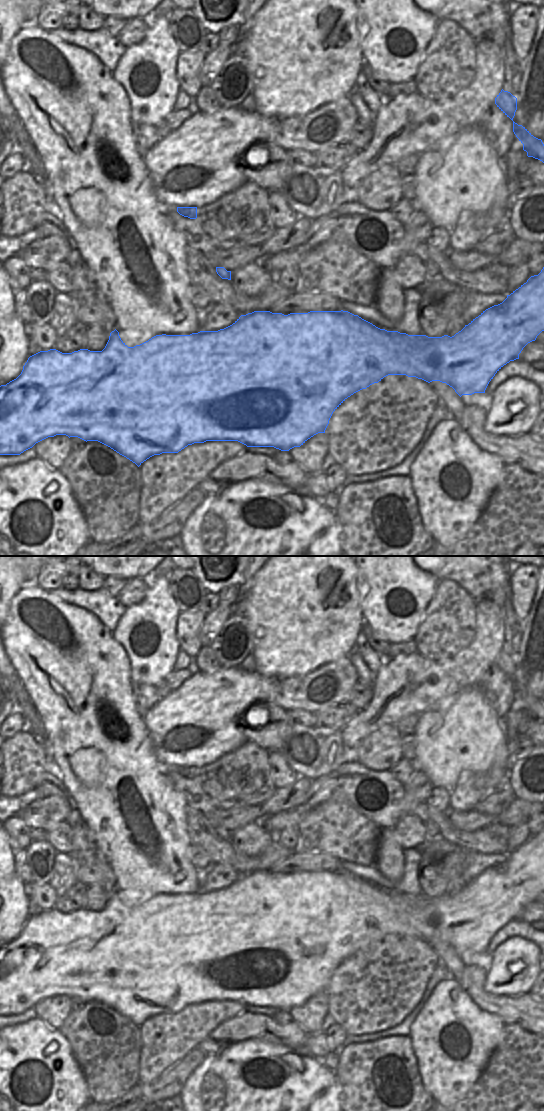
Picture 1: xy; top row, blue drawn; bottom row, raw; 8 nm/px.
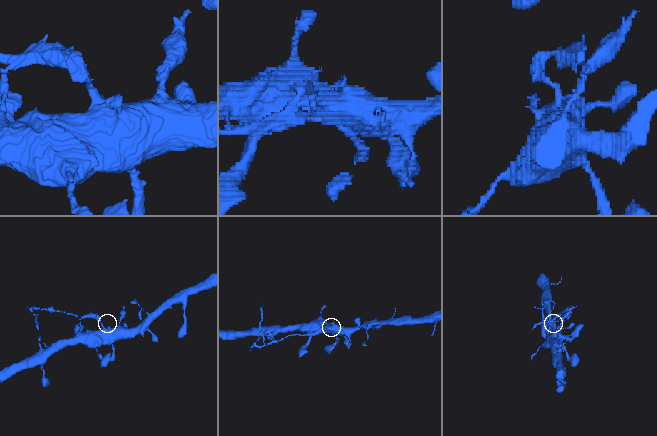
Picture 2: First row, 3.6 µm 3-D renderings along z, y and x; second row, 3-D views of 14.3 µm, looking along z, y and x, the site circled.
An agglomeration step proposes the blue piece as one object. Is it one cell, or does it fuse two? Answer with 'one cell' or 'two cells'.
two cells

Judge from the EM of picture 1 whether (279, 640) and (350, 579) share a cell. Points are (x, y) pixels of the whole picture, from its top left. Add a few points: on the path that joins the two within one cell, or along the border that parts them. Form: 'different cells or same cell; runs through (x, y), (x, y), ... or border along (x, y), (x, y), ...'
same cell; runs through (302, 618), (309, 611), (337, 609), (348, 602)

